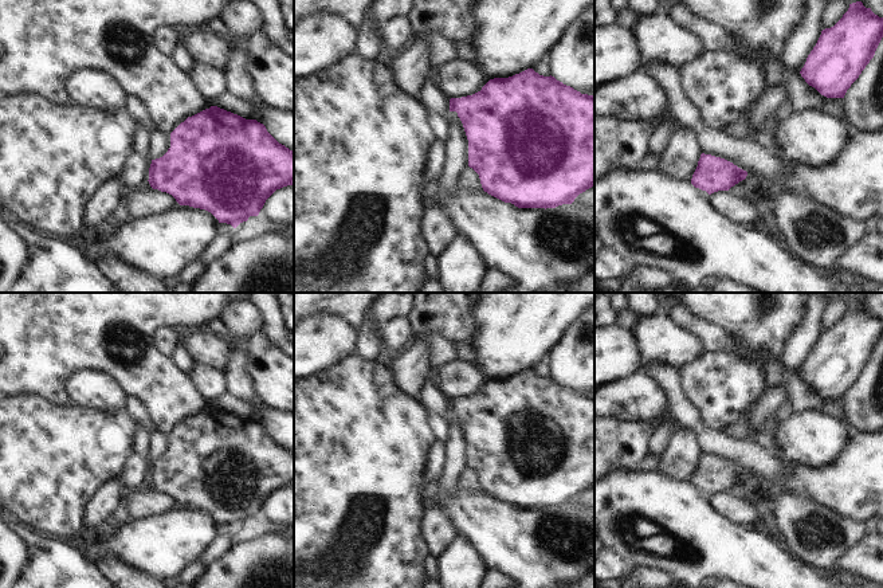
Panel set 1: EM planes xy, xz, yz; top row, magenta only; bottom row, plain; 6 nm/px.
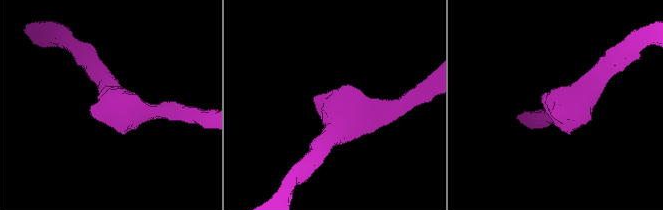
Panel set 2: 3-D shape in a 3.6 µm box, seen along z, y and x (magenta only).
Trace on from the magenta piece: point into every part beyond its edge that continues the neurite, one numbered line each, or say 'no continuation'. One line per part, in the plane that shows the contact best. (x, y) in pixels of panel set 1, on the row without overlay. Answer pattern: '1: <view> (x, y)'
no continuation

